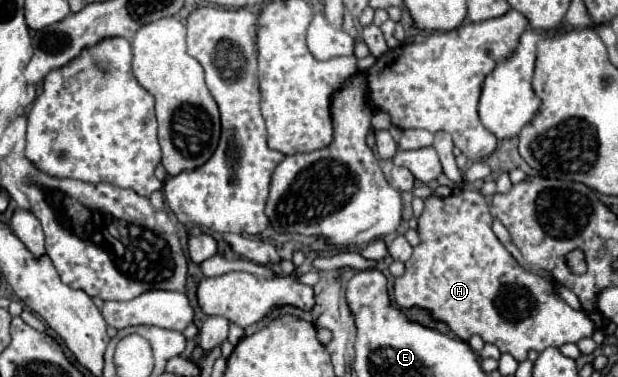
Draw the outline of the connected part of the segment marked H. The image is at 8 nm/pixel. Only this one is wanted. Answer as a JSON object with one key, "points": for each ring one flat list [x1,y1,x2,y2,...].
{"points":[[464,189,462,193,450,195,446,199,438,197,438,201,434,195,426,197,416,231,420,235,420,243,406,261,404,275,394,279,394,301,398,307,426,309,434,321,444,321,462,341,468,341,472,335,480,335,482,341,496,345,502,353,510,353,516,361,524,361,530,349,540,353,546,347,576,343,578,339,590,337,594,333,594,323,586,313,568,307,568,303,556,295,554,287,546,279,524,271,502,247,492,231,488,199,480,191]]}

